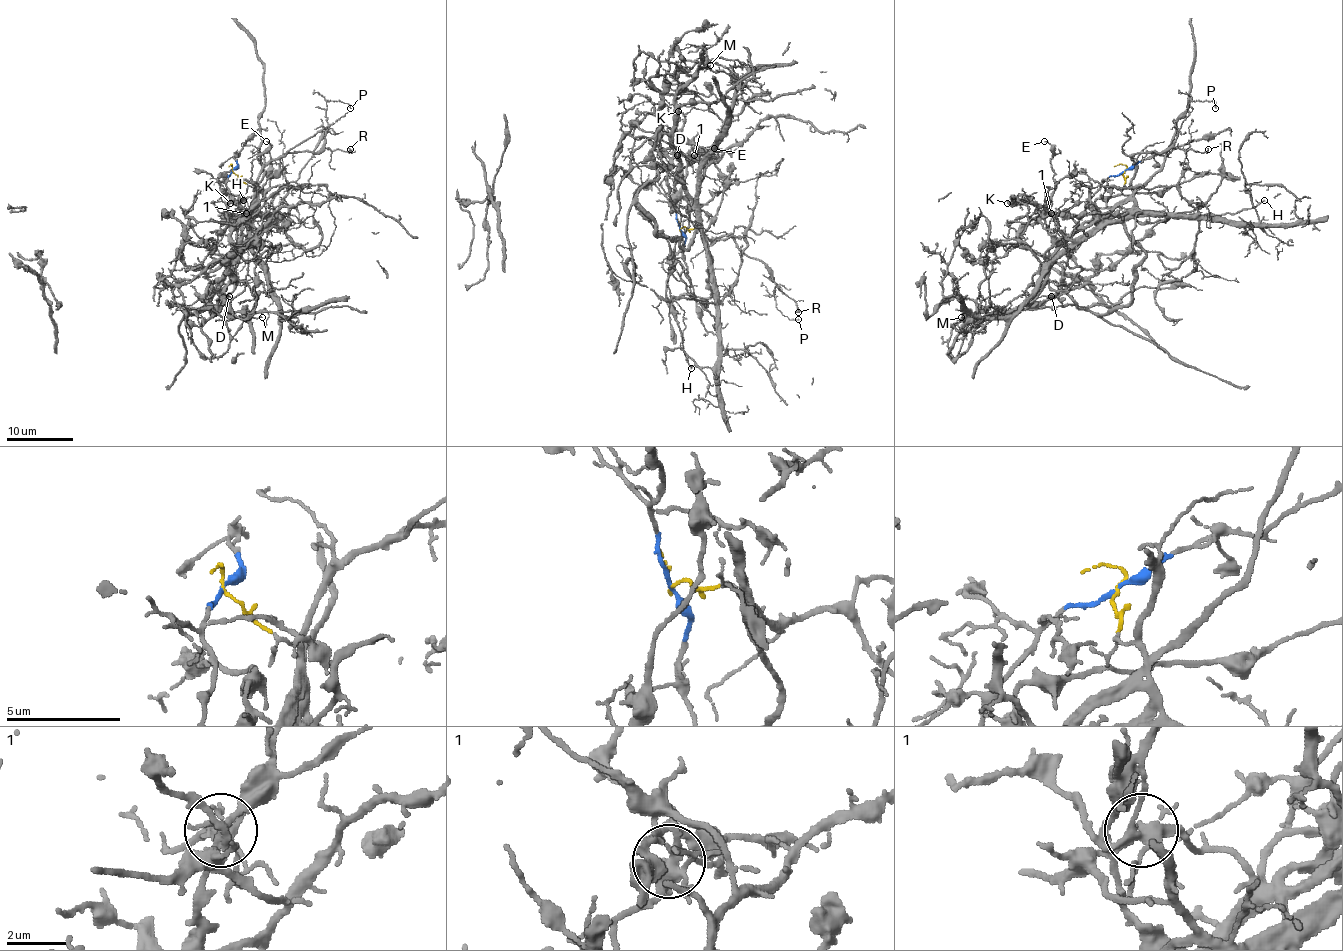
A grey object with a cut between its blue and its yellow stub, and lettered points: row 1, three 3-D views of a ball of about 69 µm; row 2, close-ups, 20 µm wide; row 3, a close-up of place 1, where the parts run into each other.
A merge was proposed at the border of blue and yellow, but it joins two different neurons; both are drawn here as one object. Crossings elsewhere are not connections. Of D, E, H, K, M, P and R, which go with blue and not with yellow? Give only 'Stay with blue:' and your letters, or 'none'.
Stay with blue: D, E, H, K, M

